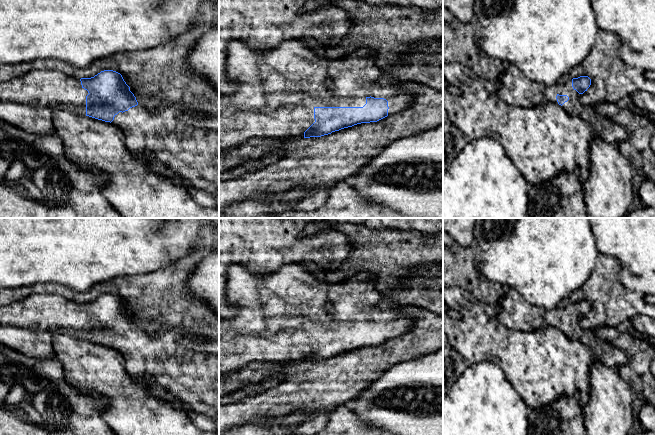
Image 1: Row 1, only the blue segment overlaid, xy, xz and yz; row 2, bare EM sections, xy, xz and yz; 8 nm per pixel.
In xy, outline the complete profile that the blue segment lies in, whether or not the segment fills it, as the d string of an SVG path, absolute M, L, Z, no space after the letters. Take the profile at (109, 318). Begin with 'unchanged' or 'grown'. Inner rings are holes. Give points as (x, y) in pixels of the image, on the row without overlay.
grown; M32 294L17 302L0 306L0 326L59 332L73 338L110 346L124 356L129 375L142 379L154 396L167 401L175 409L185 411L199 430L219 431L219 354L183 347L180 344L183 336L180 329L160 329L154 336L150 336L138 328L130 311L116 295L104 294L94 301L79 303L57 294Z

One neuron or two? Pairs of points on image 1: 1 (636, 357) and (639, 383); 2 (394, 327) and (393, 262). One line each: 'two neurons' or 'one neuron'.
1: one neuron
2: two neurons

